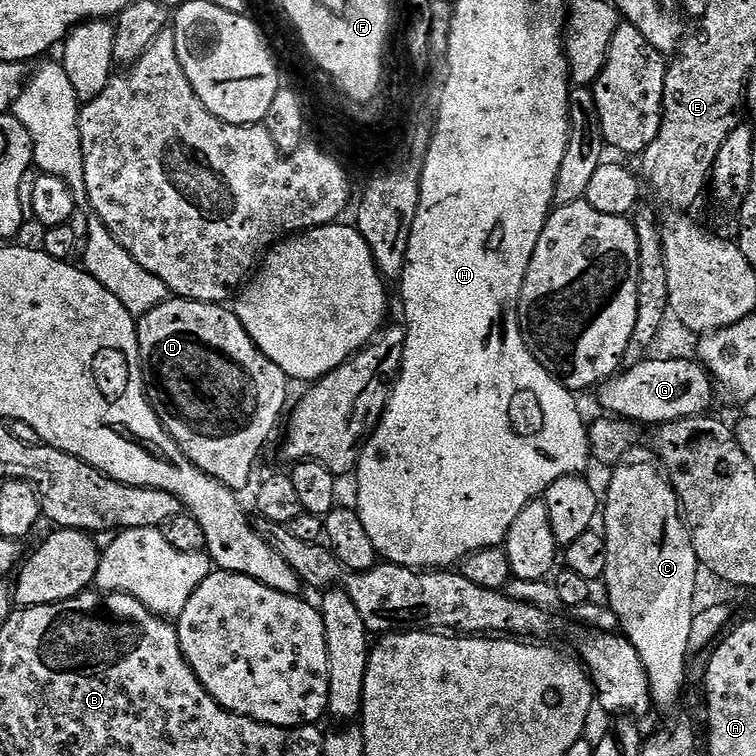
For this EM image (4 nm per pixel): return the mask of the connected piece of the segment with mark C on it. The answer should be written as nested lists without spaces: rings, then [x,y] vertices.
[[[624,462],[619,465],[615,469],[616,472],[612,476],[612,481],[608,484],[608,496],[606,492],[606,499],[603,501],[602,504],[602,524],[604,520],[604,525],[602,525],[602,531],[604,534],[604,537],[606,538],[606,574],[604,575],[604,579],[602,581],[602,587],[605,588],[606,591],[608,591],[608,604],[610,607],[612,607],[612,612],[614,615],[616,615],[616,620],[618,623],[620,623],[619,631],[622,633],[622,635],[627,638],[631,644],[634,646],[634,650],[638,650],[638,658],[642,658],[642,666],[646,666],[646,674],[648,675],[648,681],[650,682],[650,690],[652,691],[652,702],[653,705],[657,709],[659,708],[672,708],[675,706],[676,703],[680,700],[680,695],[684,692],[684,683],[688,680],[688,658],[690,658],[690,651],[688,648],[688,643],[690,642],[690,630],[694,623],[694,618],[698,611],[698,604],[696,604],[696,572],[698,573],[698,561],[696,559],[696,555],[694,554],[694,546],[692,545],[692,536],[688,533],[688,525],[682,515],[682,509],[680,507],[680,499],[676,497],[676,491],[672,489],[671,484],[668,483],[667,475],[655,463],[652,464],[628,464],[629,462]]]

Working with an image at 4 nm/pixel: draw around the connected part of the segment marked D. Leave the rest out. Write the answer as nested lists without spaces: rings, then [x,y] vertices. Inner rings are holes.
[[[166,299],[139,317],[136,333],[140,365],[144,371],[144,387],[164,429],[171,434],[174,442],[178,442],[182,454],[186,454],[186,458],[198,466],[198,470],[230,489],[241,490],[246,487],[264,443],[271,438],[280,415],[282,420],[289,407],[288,375],[258,350],[235,311],[219,303]]]

